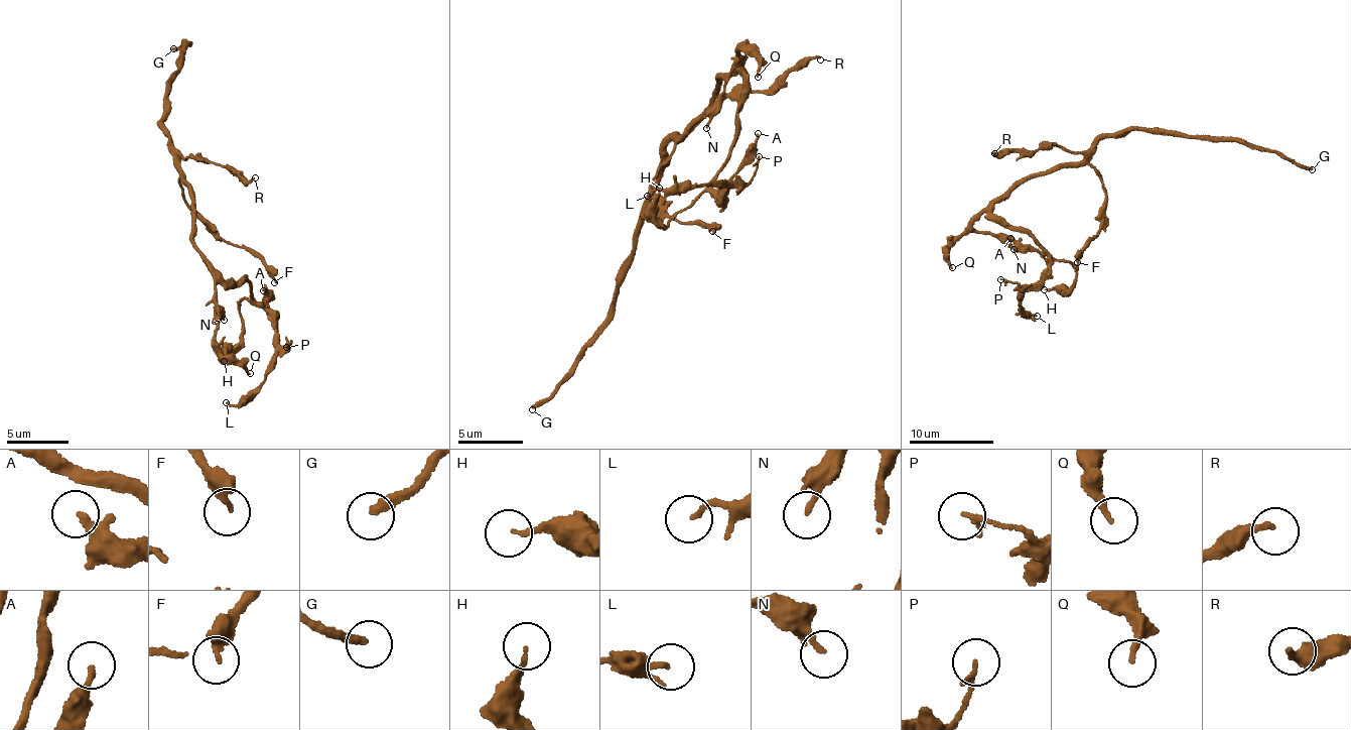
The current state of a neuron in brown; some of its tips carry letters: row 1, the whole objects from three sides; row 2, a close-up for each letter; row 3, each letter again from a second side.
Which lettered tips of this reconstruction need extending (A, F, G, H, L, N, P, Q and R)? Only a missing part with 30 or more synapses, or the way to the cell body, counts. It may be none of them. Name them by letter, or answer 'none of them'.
G

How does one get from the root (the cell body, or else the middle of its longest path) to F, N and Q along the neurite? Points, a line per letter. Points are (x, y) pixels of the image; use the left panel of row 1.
F: (181, 177), (182, 168), (179, 183), (183, 199), (205, 224), (234, 245), (256, 250), (274, 282)
N: (181, 177), (192, 207), (190, 225), (215, 281), (216, 319), (223, 309), (224, 320)
Q: (181, 177), (192, 207), (190, 225), (215, 281), (219, 314), (213, 329), (219, 347), (226, 358), (250, 373)

